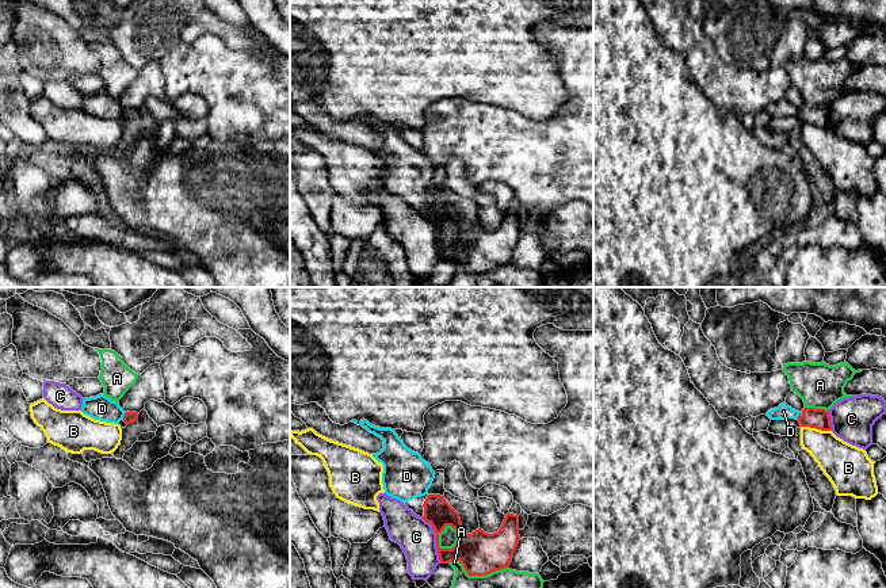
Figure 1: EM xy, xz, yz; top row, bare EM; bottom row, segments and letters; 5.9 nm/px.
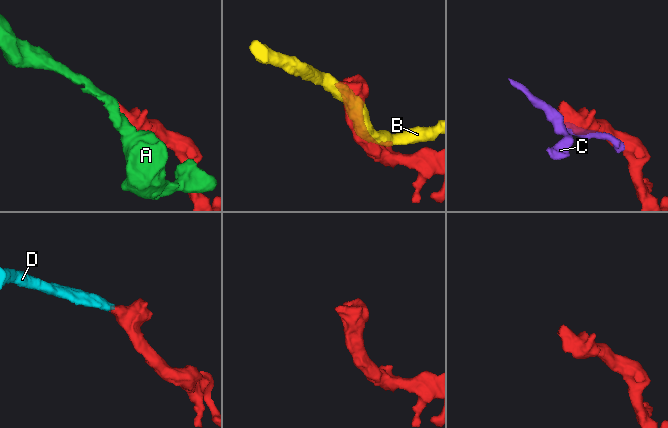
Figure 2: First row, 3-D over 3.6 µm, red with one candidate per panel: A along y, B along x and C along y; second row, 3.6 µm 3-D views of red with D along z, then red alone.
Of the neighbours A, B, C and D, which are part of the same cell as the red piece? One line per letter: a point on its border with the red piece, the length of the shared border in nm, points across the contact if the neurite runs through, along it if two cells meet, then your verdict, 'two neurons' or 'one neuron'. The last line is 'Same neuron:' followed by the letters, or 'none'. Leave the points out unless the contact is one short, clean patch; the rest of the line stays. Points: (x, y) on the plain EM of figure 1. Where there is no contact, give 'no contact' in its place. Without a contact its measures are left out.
A: meets red in xz at (438, 232); contact 160 nm long; two neurons
B: meets red in yz at (816, 123); contact 190 nm long; two neurons
C: meets red in xz at (436, 236); contact 300 nm long; two neurons
D: meets red in xy at (123, 113); contact 50 nm long; runs through xy (129, 114), (123, 113), (102, 104); one neuron
Same neuron: D

